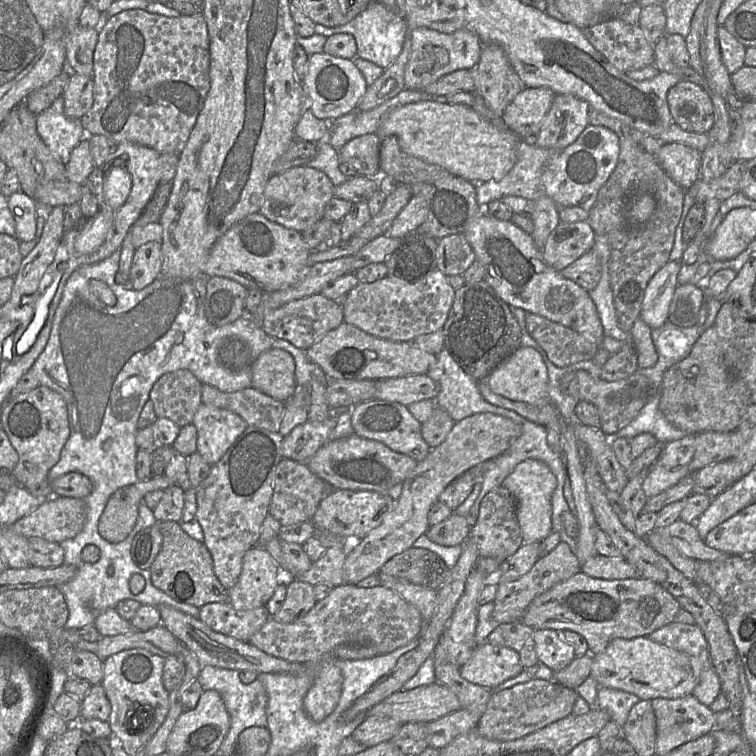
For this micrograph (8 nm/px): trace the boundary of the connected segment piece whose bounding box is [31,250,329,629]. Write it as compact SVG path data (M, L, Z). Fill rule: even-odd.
M118 250L105 260L82 266L71 274L56 309L49 340L31 368L31 372L40 385L49 387L63 396L68 410L70 436L61 451L59 461L47 474L48 482L69 472L78 472L87 476L93 484L91 493L84 498L87 514L83 529L75 537L59 543L64 550L64 564L77 567L74 578L57 586L64 596L69 611L65 625L68 629L81 629L93 625L100 612L108 608L115 608L119 601L125 599L136 600L141 605L156 607L168 605L196 618L199 616L198 607L179 602L156 588L152 584L149 569L139 568L131 557L131 544L136 534L157 522L153 510L146 505L144 500L139 504L136 524L124 540L119 543L110 543L98 532L98 521L110 496L117 489L139 481L136 475L138 447L135 438L139 431L137 422L144 405L149 400L154 383L162 375L185 369L190 371L202 384L209 384L222 392L236 392L252 387L252 365L258 356L266 350L278 348L290 353L294 358L296 385L309 385L314 380L325 382L326 379L329 379L325 372L307 357L304 350L295 347L287 340L268 336L249 314L221 327L210 324L205 316L207 278L182 280L158 277L142 290L125 289L115 282L119 260ZM92 281L102 281L108 285L117 297L115 306L105 305L92 293ZM86 545L95 545L99 548L100 557L97 562L82 561L81 552ZM109 566L114 568L111 576L107 573ZM133 574L140 574L145 579L145 587L139 594L133 594L130 591L129 580Z

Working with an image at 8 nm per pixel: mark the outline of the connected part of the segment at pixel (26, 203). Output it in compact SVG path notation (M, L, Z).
M21 191L10 195L7 203L14 217L17 239L20 242L32 241L36 234L37 216L45 207Z

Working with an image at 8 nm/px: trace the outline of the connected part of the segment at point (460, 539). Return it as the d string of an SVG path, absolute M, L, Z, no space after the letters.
M453 512L444 521L430 526L426 536L432 542L441 546L462 545L469 537L470 527L464 516Z

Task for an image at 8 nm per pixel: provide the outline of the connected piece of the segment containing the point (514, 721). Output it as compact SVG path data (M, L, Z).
M532 678L510 688L492 691L484 713L476 725L477 732L495 741L510 741L536 732L572 713L578 694L554 680Z

